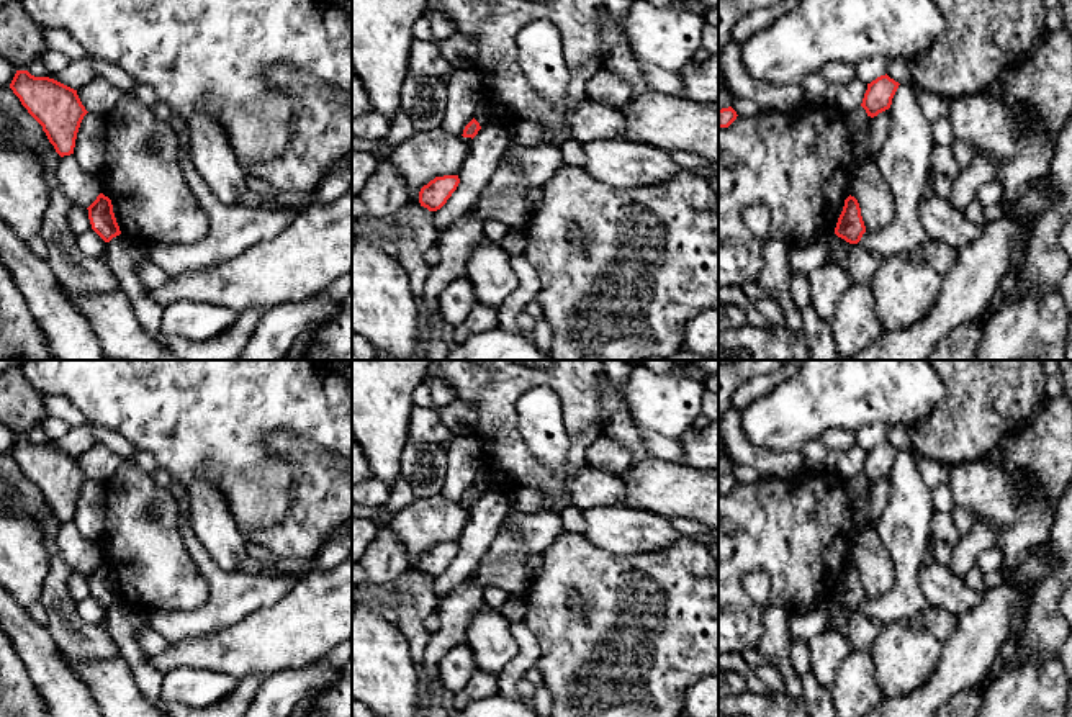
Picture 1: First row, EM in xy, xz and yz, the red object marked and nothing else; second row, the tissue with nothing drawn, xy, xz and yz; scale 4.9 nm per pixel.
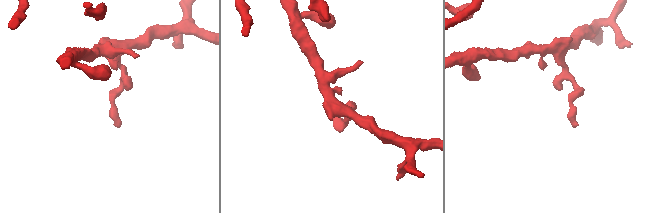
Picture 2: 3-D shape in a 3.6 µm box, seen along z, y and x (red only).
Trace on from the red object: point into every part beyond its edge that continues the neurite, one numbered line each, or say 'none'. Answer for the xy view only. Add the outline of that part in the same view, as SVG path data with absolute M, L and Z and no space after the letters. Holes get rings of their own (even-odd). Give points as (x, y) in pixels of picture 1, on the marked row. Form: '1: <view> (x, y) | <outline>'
none

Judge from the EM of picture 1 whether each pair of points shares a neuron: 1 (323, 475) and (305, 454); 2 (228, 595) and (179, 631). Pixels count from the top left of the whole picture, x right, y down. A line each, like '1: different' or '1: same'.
1: same
2: same

